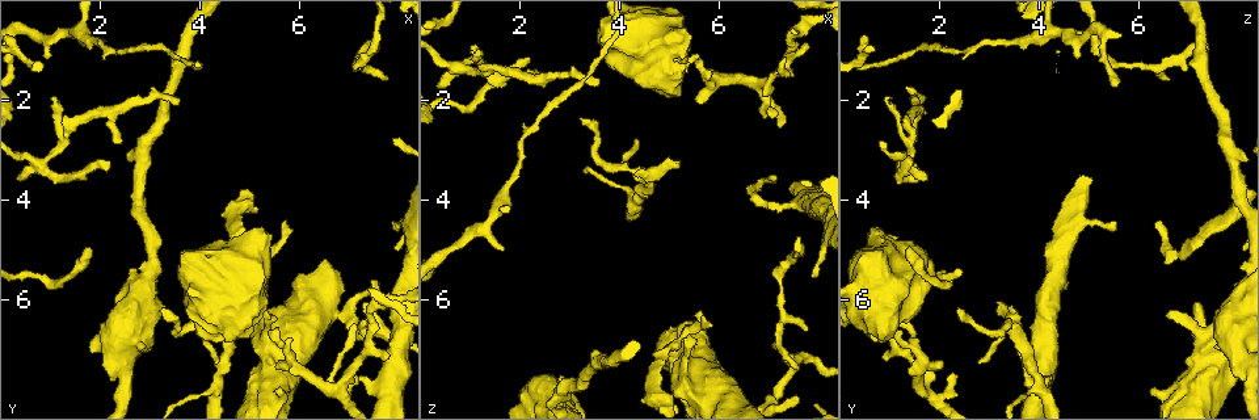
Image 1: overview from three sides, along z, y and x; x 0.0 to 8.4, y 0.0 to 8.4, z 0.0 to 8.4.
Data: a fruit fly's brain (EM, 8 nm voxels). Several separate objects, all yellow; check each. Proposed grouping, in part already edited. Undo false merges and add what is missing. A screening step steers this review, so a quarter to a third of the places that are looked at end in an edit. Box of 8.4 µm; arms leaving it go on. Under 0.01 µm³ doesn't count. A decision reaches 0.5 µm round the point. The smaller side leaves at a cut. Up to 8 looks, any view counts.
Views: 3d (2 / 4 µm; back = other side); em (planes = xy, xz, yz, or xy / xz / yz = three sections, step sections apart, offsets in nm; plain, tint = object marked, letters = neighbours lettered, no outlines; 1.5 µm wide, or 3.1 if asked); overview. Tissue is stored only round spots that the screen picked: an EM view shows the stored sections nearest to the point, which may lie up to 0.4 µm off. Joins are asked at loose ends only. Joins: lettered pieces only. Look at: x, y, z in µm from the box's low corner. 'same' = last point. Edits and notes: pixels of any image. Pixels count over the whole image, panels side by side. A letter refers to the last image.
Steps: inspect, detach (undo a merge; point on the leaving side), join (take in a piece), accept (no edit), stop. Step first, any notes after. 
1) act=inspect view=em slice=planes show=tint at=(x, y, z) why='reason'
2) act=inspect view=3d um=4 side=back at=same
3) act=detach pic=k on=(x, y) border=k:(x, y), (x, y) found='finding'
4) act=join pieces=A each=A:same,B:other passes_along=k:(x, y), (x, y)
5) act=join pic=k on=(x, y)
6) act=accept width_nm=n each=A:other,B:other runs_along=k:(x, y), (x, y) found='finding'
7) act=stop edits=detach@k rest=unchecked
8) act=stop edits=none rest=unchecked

act=inspect view=em slice=planes show=letters at=(5.35, 4.65, 0.55) why='free end'

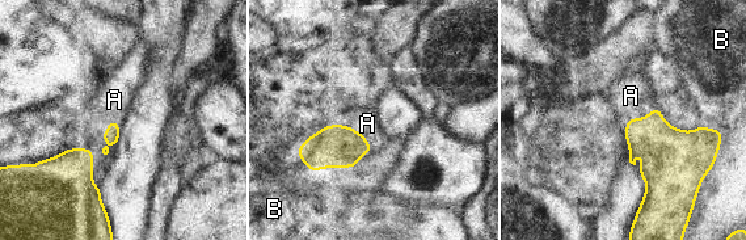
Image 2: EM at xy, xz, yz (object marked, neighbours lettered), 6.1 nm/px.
act=join pieces=A longest_contact=A:240nm each=A:same,B:other found='the cell continues'

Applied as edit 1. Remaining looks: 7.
act=inspect view=3d um=4 at=(5.35, 5.15, 6.60) why='abrupt turn'

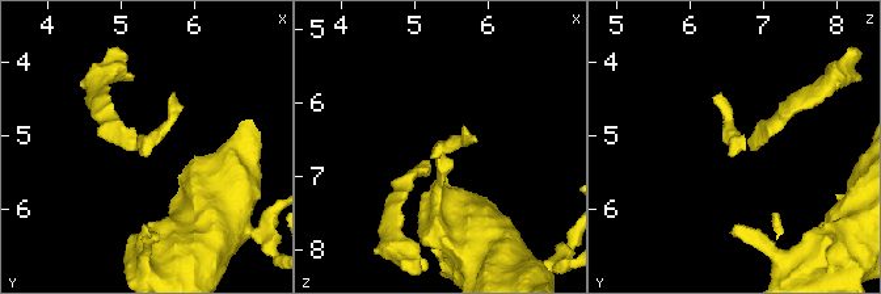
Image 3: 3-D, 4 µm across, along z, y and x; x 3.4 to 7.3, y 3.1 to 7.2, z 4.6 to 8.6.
act=inspect view=em slice=planes show=letters at=(5.35, 5.15, 6.60)

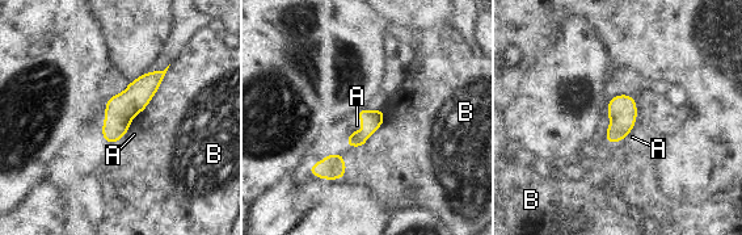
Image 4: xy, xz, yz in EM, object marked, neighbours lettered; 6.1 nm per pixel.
act=accept width_nm=130 each=A:other,B:other found='one cell here'

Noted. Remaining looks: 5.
act=inspect view=em slice=planes show=letters at=(7.75, 1.60, 6.60) why='free end'

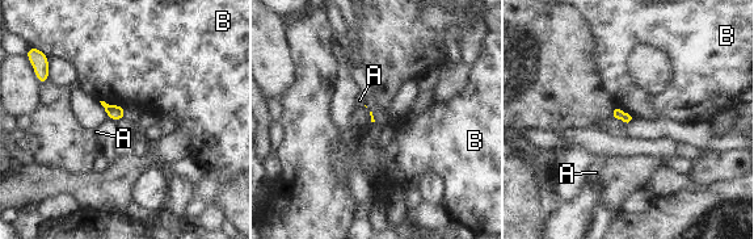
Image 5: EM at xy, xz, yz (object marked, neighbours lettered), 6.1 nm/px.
act=accept each=A:other,B:other found='none of them fits'

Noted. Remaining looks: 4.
act=stop edits=join@2 rest=unchecked

